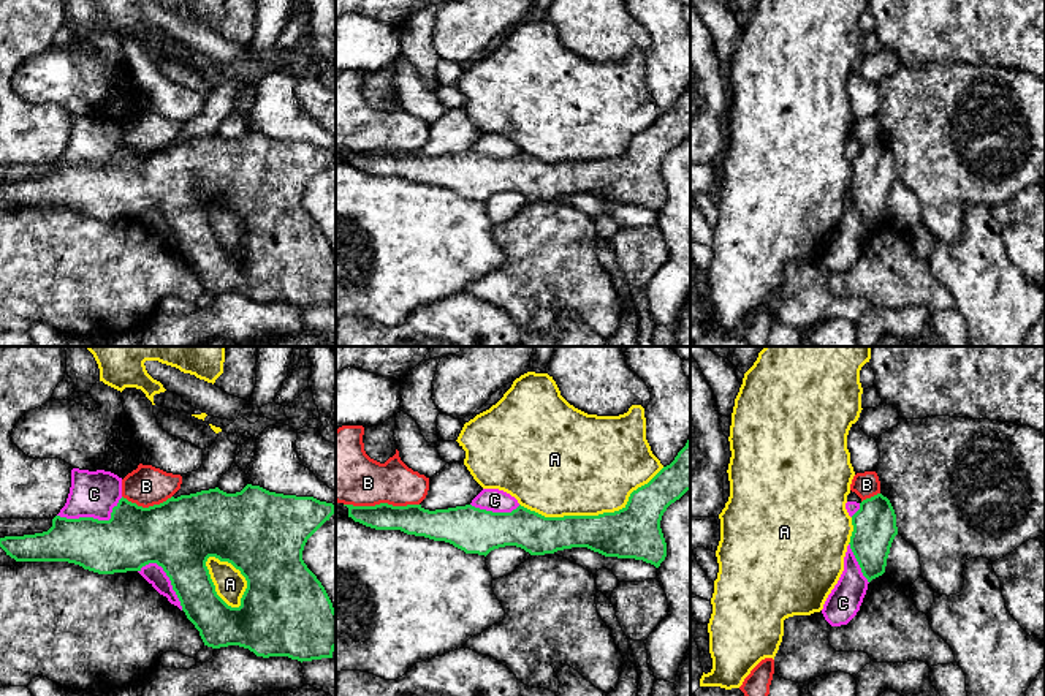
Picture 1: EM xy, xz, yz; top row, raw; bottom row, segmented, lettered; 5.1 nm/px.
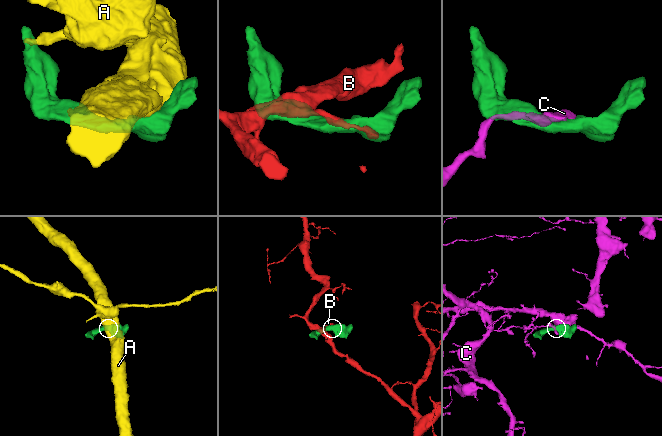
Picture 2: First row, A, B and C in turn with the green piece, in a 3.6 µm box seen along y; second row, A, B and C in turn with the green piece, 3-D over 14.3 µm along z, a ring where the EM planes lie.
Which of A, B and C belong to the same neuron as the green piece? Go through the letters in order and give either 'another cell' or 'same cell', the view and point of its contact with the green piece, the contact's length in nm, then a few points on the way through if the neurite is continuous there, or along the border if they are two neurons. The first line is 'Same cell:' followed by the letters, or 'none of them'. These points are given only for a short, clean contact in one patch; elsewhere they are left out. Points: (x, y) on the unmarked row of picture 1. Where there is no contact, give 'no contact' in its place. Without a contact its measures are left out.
Same cell: none of them
A: another cell; contact xz (594, 162); length 750 nm
B: another cell; contact xz (382, 149); length 380 nm
C: another cell; contact xy (94, 165); length 340 nm

